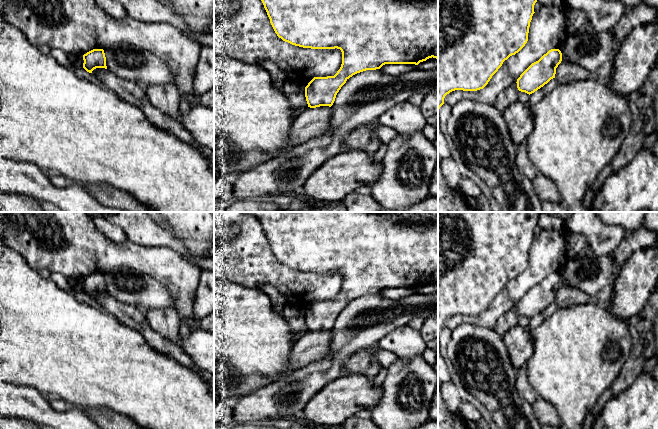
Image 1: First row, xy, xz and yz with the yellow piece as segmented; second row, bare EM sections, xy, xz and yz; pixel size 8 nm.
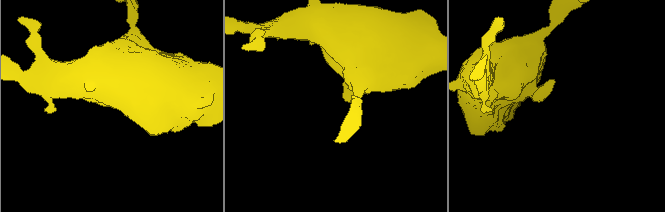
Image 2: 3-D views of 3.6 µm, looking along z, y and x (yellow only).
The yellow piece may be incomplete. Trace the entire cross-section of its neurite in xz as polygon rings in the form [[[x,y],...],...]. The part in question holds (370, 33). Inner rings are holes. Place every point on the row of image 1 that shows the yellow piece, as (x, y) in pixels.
[[[261,0],[270,23],[279,38],[292,45],[311,49],[340,49],[342,52],[342,64],[334,76],[314,77],[305,87],[305,97],[310,108],[320,106],[331,107],[336,95],[346,81],[353,75],[366,71],[380,69],[385,64],[415,64],[426,61],[429,58],[438,60],[438,0]]]

